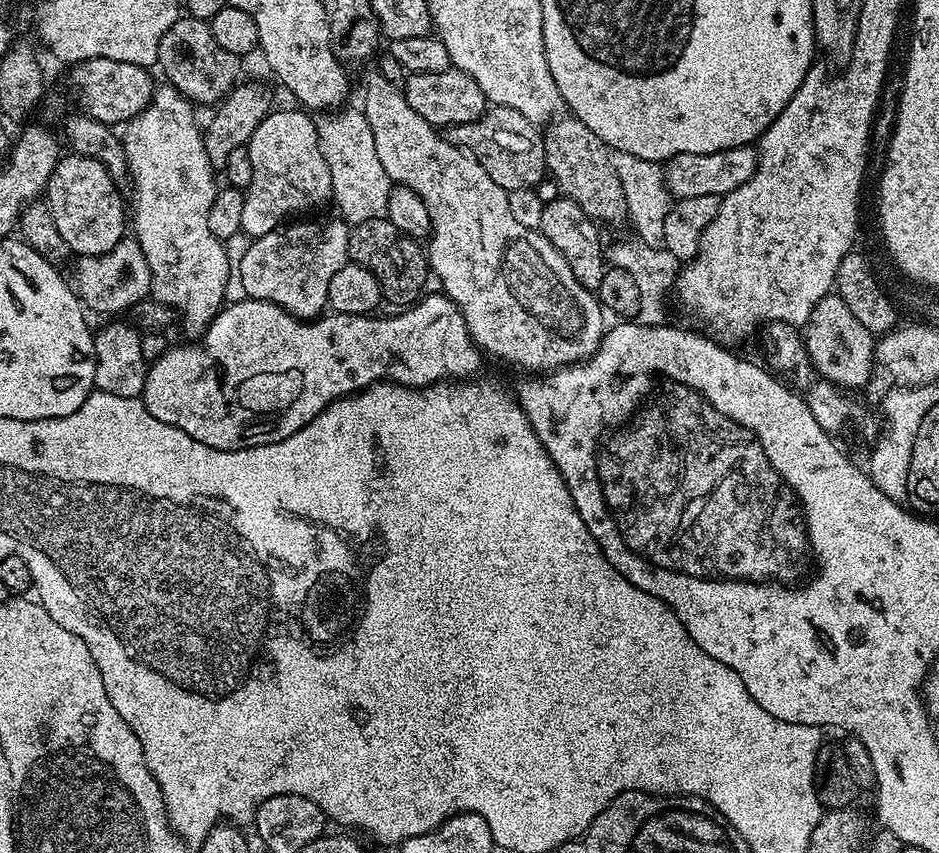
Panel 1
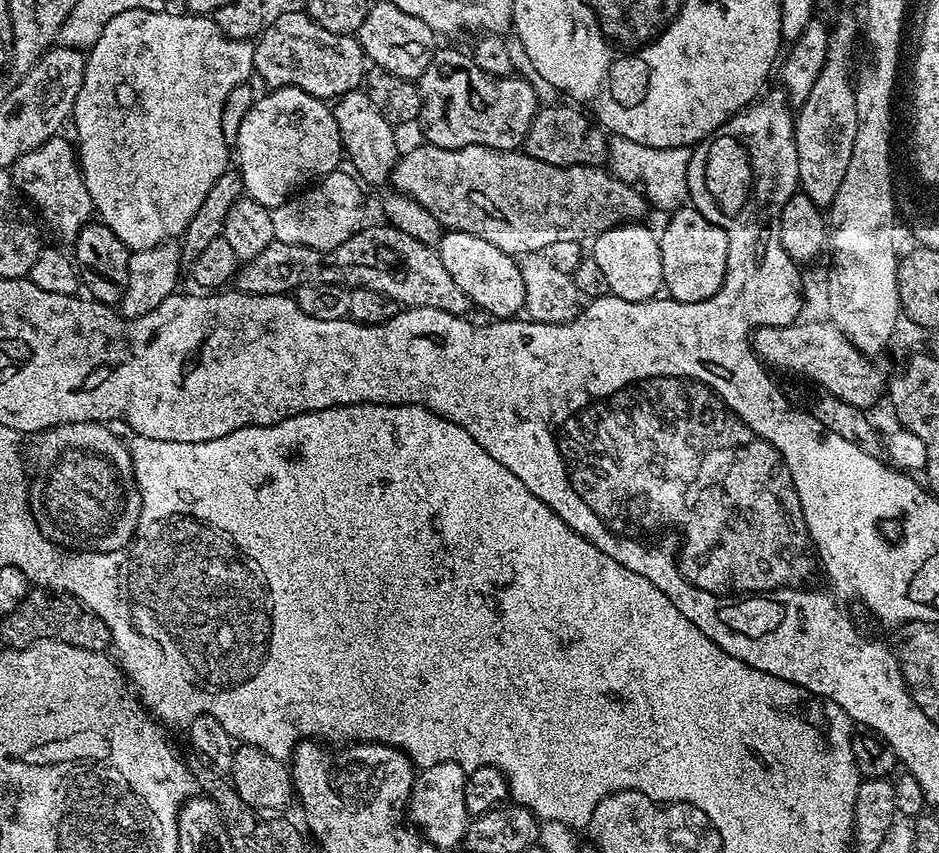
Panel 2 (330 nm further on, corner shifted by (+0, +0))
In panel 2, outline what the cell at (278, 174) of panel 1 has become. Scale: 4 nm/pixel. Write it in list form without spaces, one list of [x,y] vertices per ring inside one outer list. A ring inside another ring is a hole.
[[[277,88],[267,94],[269,96],[262,97],[256,105],[253,103],[242,118],[234,143],[234,160],[240,163],[238,171],[246,195],[271,210],[282,206],[282,202],[286,202],[289,196],[307,185],[313,177],[319,178],[337,171],[341,167],[342,145],[336,113],[325,101],[306,94],[301,88]]]

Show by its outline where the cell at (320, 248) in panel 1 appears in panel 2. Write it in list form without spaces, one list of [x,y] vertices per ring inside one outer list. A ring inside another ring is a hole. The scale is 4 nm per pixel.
[[[337,170],[319,177],[318,182],[305,187],[299,194],[289,196],[286,202],[282,202],[282,206],[271,209],[277,240],[330,250],[334,246],[342,246],[346,238],[362,227],[365,223],[364,196],[360,193],[362,184],[351,171],[344,171]]]

